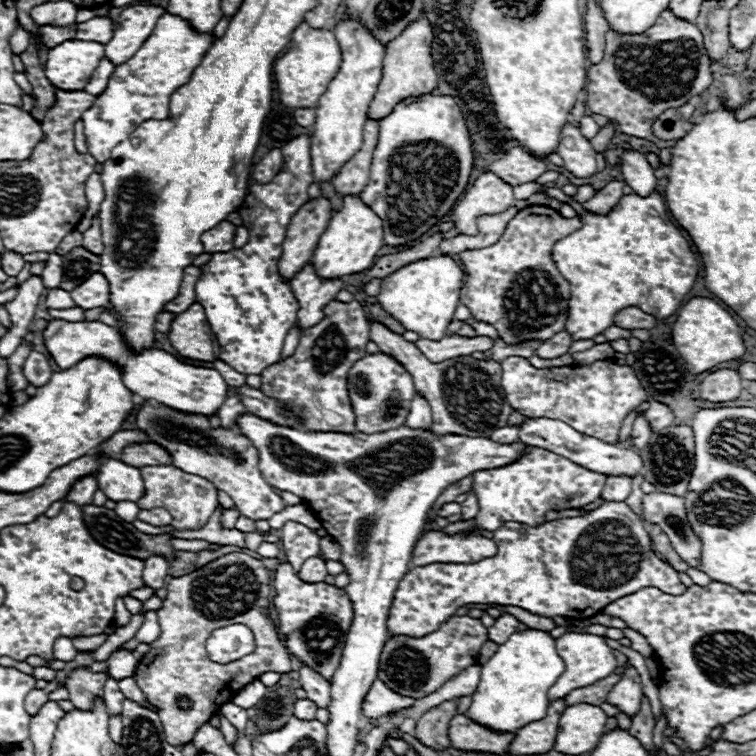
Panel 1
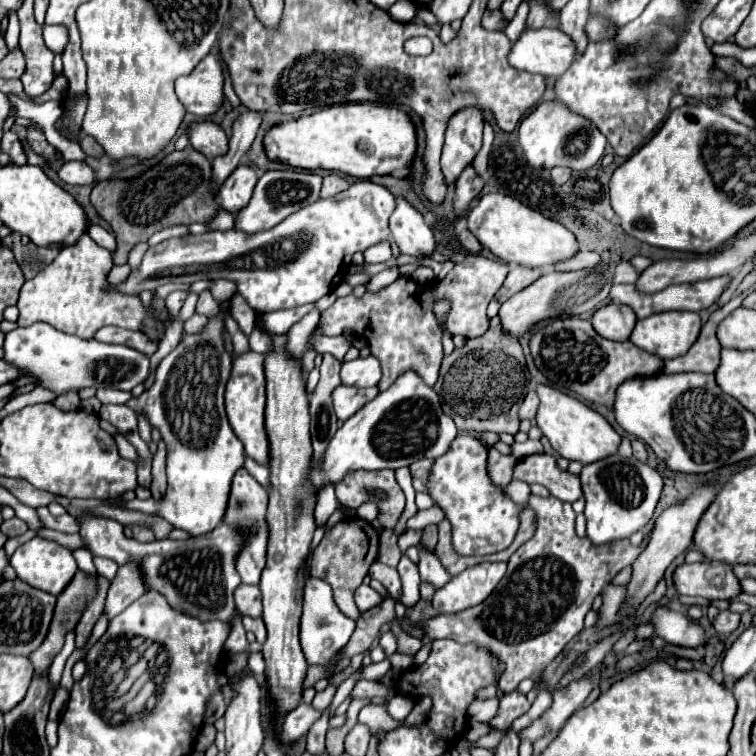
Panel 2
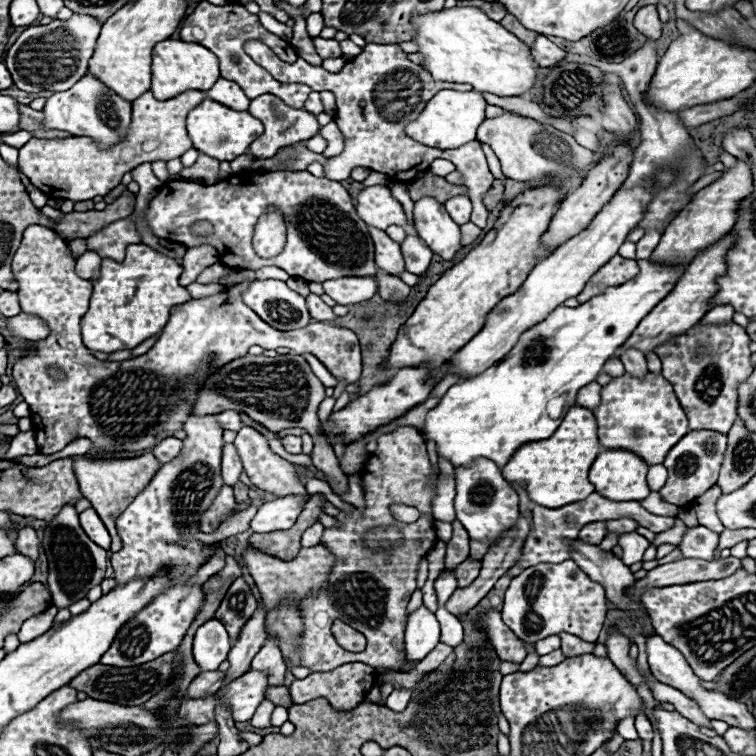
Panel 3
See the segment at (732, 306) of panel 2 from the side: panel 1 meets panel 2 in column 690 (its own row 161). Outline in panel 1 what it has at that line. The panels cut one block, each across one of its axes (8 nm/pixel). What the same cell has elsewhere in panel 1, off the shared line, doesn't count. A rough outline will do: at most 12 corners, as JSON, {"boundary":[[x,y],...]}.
{"boundary":[[378,120],[364,124],[358,154],[332,178],[338,194],[360,194],[368,184]]}

